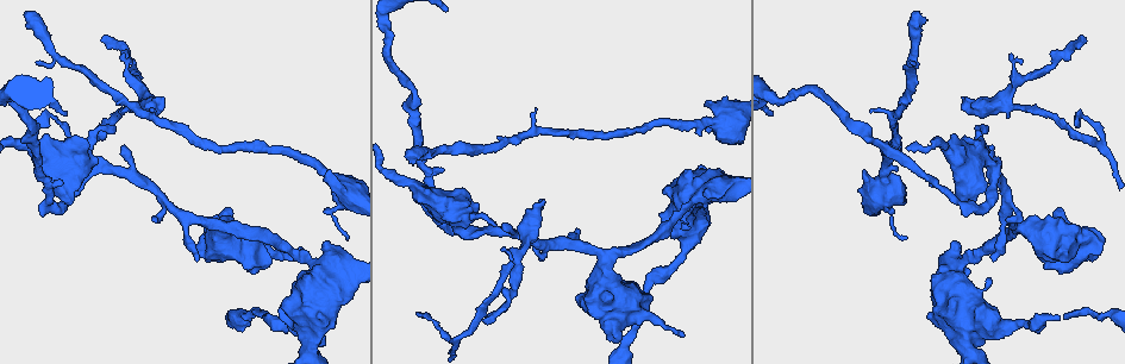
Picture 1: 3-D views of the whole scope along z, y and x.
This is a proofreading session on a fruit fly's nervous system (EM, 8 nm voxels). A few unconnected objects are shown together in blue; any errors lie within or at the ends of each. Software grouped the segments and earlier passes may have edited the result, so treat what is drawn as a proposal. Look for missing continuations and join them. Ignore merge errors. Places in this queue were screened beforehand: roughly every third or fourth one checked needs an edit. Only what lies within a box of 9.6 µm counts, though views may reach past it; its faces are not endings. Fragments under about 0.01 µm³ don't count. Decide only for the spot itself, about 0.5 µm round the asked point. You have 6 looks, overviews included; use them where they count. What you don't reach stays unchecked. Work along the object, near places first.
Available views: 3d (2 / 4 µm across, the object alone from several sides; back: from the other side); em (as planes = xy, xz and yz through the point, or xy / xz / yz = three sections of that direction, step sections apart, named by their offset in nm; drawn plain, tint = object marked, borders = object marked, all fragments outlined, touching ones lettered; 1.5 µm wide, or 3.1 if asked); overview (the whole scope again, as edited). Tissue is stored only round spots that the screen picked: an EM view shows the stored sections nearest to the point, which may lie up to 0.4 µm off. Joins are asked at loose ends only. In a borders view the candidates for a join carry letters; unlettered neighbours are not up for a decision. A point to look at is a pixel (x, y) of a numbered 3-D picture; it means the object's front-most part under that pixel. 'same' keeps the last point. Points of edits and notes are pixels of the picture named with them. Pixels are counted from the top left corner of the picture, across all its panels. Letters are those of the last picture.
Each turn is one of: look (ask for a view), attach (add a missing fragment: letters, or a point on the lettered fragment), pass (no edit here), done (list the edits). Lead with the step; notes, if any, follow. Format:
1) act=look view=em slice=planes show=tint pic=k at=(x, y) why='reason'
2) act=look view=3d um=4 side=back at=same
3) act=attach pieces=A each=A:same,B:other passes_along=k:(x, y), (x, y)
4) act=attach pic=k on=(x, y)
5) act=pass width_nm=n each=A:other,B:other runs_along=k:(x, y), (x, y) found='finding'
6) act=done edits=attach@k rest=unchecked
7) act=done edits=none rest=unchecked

act=look view=3d um=4 pic=1 at=(1007, 223) why='an open end'

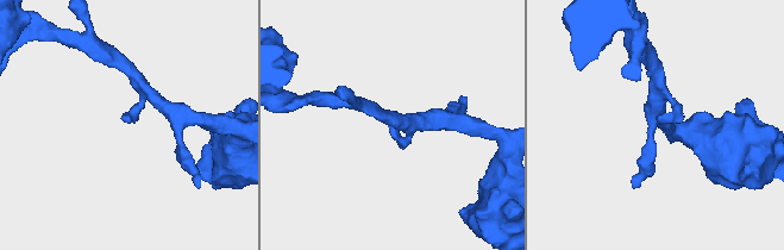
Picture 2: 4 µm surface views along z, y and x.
act=look view=em slice=planes show=borders pic=2 at=(131, 122) arm_widths_nm=200,260

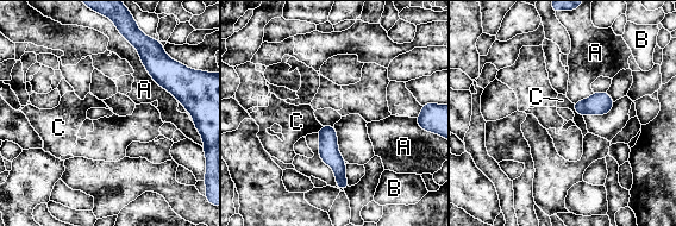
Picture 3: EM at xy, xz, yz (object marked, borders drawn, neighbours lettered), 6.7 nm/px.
act=pass each=A:other,B:other,C:other runs_along=3:(326, 129), (343, 186) found='no lettered fragment goes on from it'

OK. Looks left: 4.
act=look view=3d um=4 pic=1 at=(1059, 207)

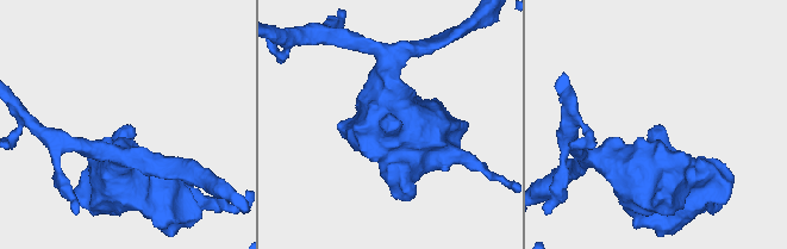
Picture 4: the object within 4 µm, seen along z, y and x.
act=look view=em slice=planes show=borders pic=4 at=(654, 127) why='now the EM'

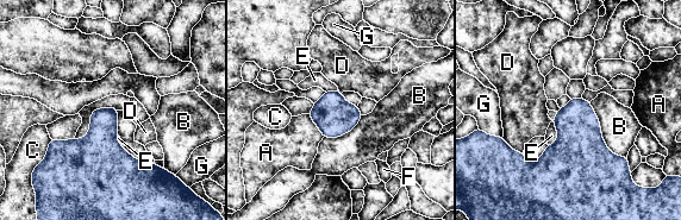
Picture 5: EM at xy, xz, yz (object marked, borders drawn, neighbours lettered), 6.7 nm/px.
act=pass each=A:other,B:other,C:other,D:other,E:other,F:other,G:other border=5:(557, 112), (557, 139), (548, 145) found='none of them fits'

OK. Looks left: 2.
act=look view=em slice=yz step=8 show=borders pic=1 at=(542, 199) why='branch stops here'

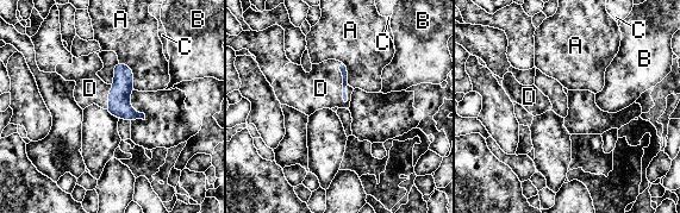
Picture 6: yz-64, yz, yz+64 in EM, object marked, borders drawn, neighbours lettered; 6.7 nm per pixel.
act=look view=em slice=xy step=4 show=borders at=same why='cut it another way'

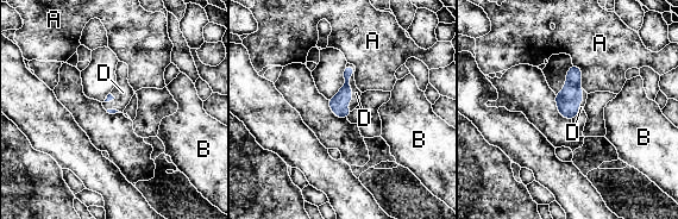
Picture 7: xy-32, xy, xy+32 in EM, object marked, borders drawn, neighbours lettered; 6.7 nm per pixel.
act=attach pieces=D each=A:other,B:other,D:same found='it goes on there'

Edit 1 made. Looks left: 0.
act=done edits=attach@7 rest=unchecked

